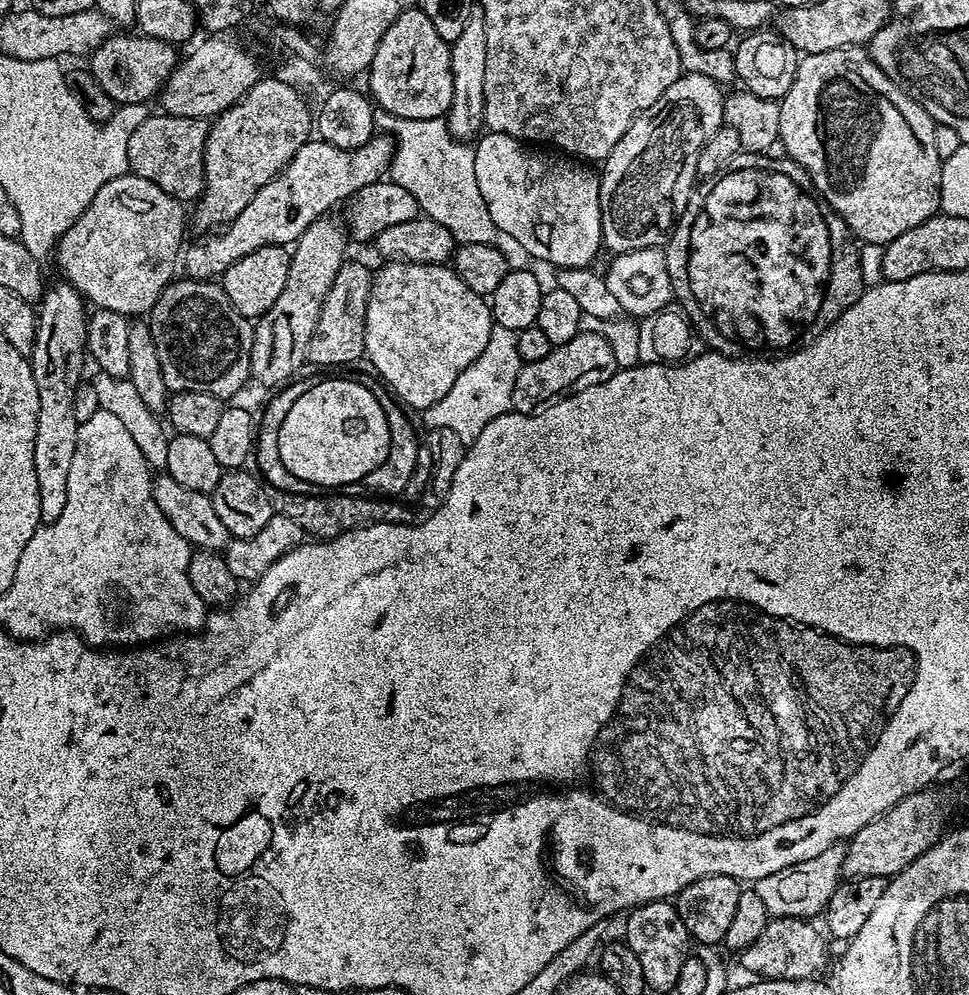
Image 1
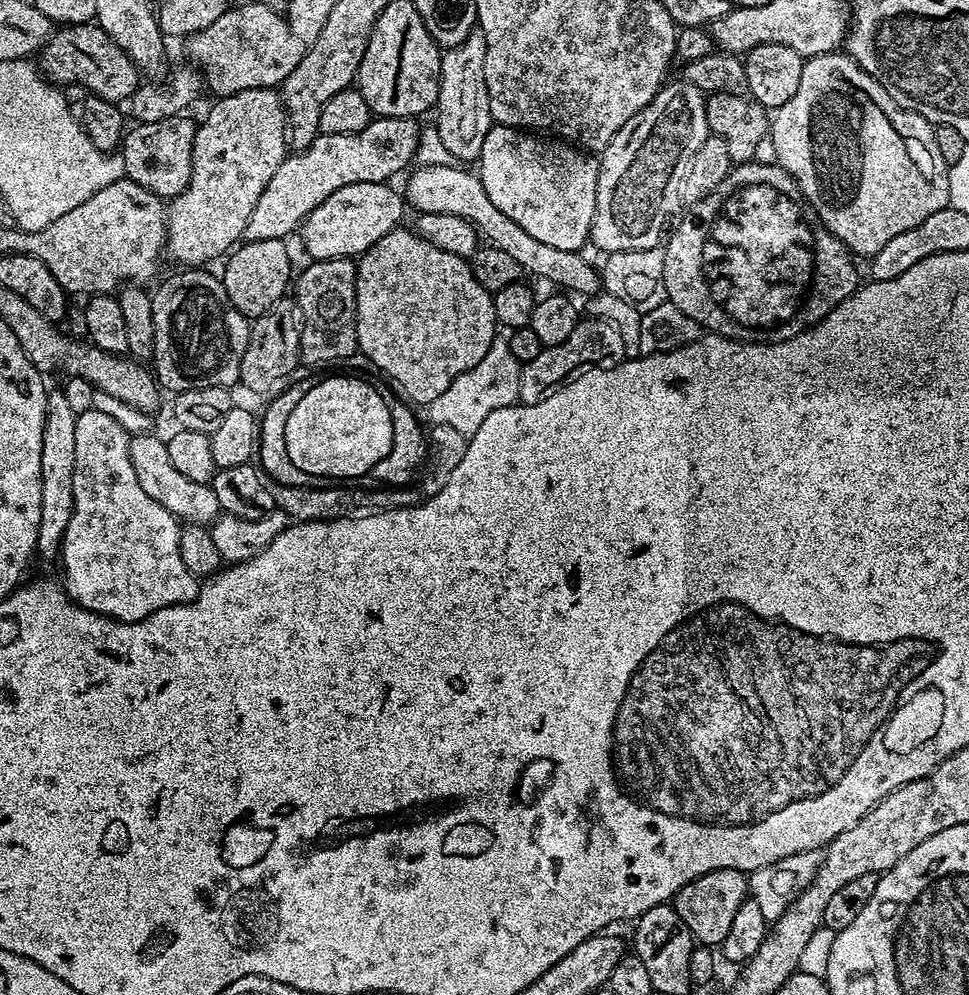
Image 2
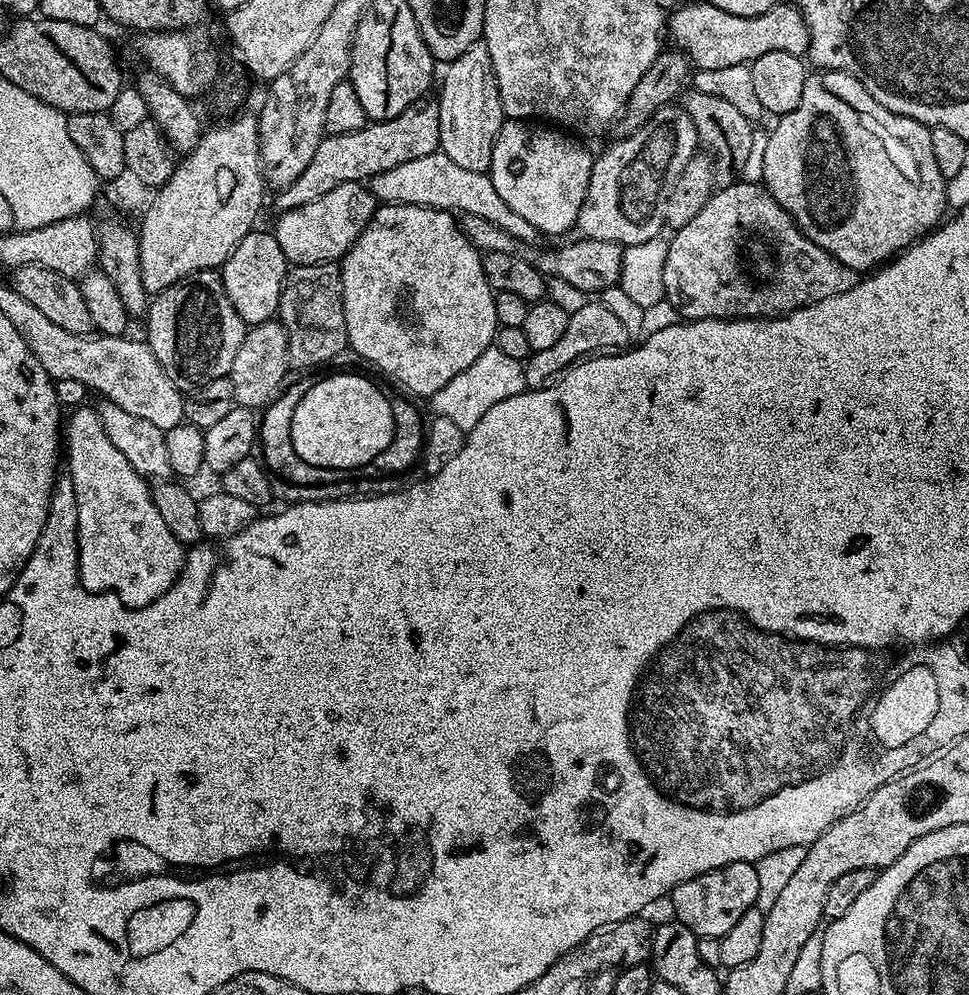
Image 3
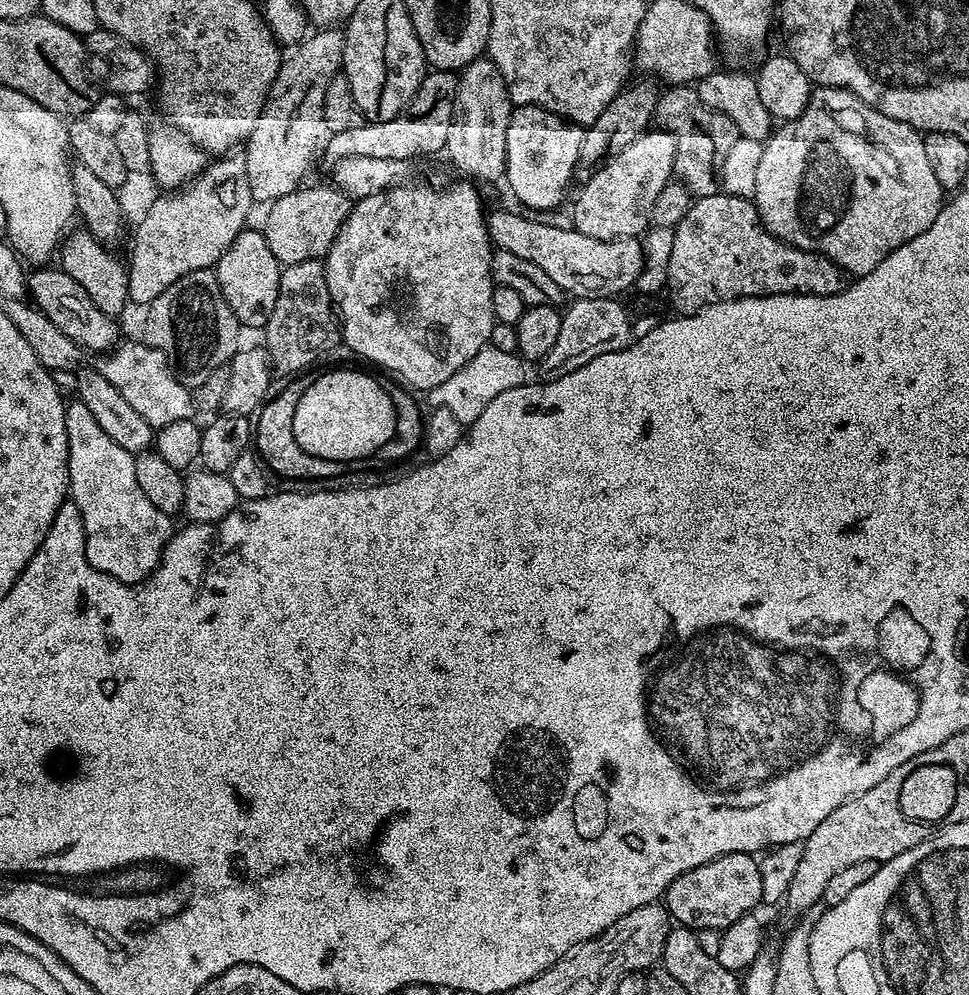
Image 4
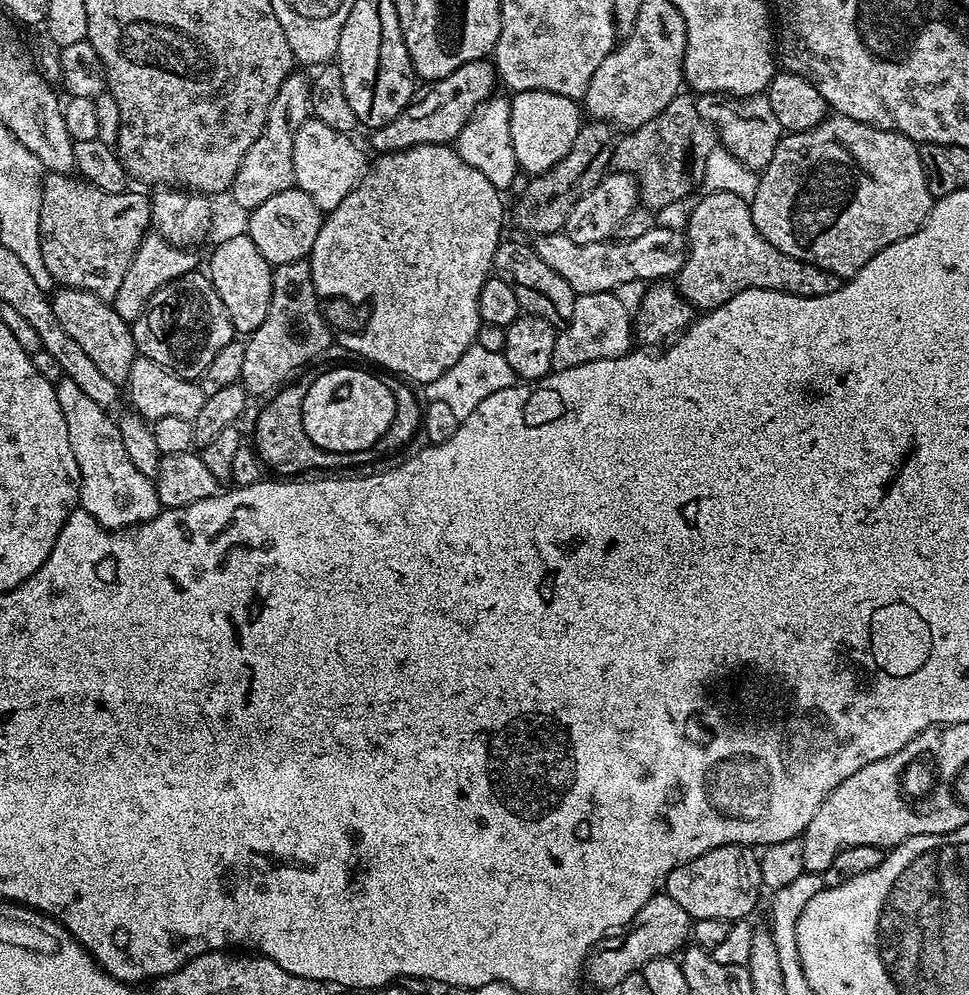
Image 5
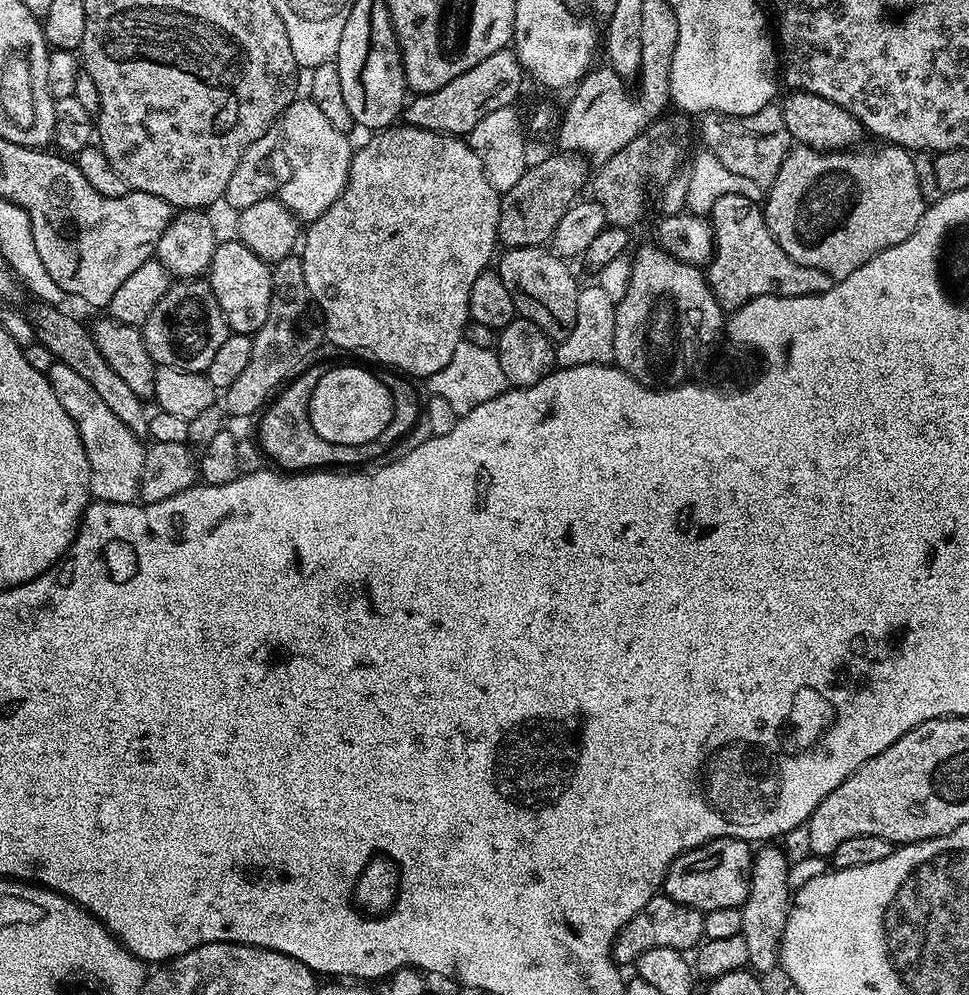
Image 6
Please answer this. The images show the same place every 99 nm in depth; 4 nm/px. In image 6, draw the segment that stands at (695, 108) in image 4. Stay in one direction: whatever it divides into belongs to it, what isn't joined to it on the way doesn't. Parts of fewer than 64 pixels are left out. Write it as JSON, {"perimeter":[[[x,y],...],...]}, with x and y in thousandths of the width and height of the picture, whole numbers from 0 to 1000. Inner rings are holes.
{"perimeter":[[[686,115],[677,121],[664,133],[654,139],[654,143],[642,147],[634,159],[630,159],[624,165],[614,170],[609,181],[609,189],[612,189],[613,199],[621,207],[625,215],[627,225],[634,229],[655,230],[654,227],[660,221],[665,213],[665,185],[672,181],[688,183],[703,168],[706,156],[716,141],[716,125],[709,116]]]}

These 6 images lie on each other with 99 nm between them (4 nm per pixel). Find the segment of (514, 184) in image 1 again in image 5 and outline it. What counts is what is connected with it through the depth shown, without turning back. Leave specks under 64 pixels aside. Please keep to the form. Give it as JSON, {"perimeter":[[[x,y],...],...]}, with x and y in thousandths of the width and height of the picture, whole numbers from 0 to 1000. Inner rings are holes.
{"perimeter":[[[545,90],[529,93],[526,102],[526,139],[530,143],[530,155],[534,166],[545,172],[546,178],[558,177],[563,171],[568,171],[592,147],[592,139],[596,139],[601,124],[600,106],[592,99],[583,95],[569,94],[567,91]]]}

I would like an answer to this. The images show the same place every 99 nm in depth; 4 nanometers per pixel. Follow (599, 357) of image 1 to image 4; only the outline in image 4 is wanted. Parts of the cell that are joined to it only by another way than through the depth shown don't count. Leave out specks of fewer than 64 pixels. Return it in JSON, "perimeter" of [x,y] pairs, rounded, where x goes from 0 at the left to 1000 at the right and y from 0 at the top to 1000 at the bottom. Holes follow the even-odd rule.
{"perimeter":[[[598,299],[591,301],[580,314],[580,332],[561,361],[556,363],[555,370],[562,383],[574,382],[598,370],[605,362],[612,362],[621,356],[630,356],[648,349],[654,339],[652,337],[653,319],[648,318],[646,311],[636,299]]]}

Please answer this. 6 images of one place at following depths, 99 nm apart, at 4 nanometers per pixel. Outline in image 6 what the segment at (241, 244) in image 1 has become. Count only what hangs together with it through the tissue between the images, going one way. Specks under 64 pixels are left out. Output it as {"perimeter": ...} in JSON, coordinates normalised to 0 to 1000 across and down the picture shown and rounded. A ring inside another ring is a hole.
{"perimeter":[[[527,47],[519,48],[506,54],[506,58],[497,58],[493,66],[485,66],[481,74],[473,74],[469,82],[460,82],[460,86],[447,92],[426,95],[420,102],[415,117],[428,129],[479,139],[489,131],[489,127],[493,127],[493,123],[497,123],[497,119],[502,119],[502,115],[529,108],[537,96],[541,80],[543,73],[531,51]]]}

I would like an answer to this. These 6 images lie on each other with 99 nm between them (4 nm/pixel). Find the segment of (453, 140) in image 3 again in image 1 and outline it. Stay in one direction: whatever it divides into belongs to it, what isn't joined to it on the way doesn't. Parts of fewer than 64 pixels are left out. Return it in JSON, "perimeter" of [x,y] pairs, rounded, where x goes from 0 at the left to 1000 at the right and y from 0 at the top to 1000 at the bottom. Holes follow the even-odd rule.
{"perimeter":[[[494,4],[487,6],[480,29],[473,38],[465,41],[463,48],[469,94],[465,96],[465,107],[461,111],[460,122],[471,141],[487,143],[496,136],[497,130],[501,128],[502,28],[498,7]]]}

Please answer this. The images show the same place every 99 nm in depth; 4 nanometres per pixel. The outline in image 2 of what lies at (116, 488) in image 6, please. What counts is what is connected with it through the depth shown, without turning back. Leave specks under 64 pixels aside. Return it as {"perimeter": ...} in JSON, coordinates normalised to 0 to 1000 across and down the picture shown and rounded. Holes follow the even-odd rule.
{"perimeter":[[[94,410],[78,419],[76,428],[76,513],[68,529],[66,546],[62,549],[61,566],[66,566],[64,590],[70,600],[89,613],[125,623],[131,627],[143,627],[155,617],[171,609],[193,607],[202,600],[203,580],[192,573],[186,556],[186,532],[181,519],[171,513],[142,484],[138,476],[138,464],[134,464],[133,435],[118,424],[114,416]]]}

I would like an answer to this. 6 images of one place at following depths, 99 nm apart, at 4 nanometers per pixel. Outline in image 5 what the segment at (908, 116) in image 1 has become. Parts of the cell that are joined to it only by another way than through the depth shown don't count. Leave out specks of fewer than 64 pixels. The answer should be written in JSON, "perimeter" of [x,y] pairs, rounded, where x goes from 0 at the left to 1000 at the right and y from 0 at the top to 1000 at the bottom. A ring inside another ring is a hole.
{"perimeter":[[[866,115],[856,116],[847,121],[844,127],[834,129],[830,133],[815,133],[806,136],[803,151],[799,151],[799,159],[795,159],[795,163],[783,174],[783,178],[782,191],[774,202],[778,227],[782,231],[782,235],[786,235],[786,239],[791,239],[791,243],[795,243],[795,247],[807,251],[807,255],[820,261],[828,261],[832,265],[844,267],[853,273],[860,273],[862,277],[868,279],[878,279],[886,269],[894,267],[894,263],[898,263],[898,259],[902,259],[902,255],[914,251],[914,247],[918,247],[923,243],[931,243],[931,239],[939,239],[939,235],[946,233],[956,224],[964,204],[964,199],[960,195],[960,187],[956,183],[956,175],[951,171],[949,150],[944,141]]]}

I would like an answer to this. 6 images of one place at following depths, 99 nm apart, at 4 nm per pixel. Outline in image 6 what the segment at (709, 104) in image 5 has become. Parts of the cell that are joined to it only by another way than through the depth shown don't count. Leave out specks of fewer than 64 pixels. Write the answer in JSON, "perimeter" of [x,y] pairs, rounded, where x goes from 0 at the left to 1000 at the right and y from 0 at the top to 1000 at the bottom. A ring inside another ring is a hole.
{"perimeter":[[[800,104],[782,111],[782,115],[750,117],[744,113],[729,113],[721,121],[720,137],[727,140],[725,148],[735,153],[749,171],[766,175],[766,179],[774,179],[774,183],[780,183],[785,191],[792,191],[799,179],[803,179],[803,167],[807,167],[819,142]]]}

